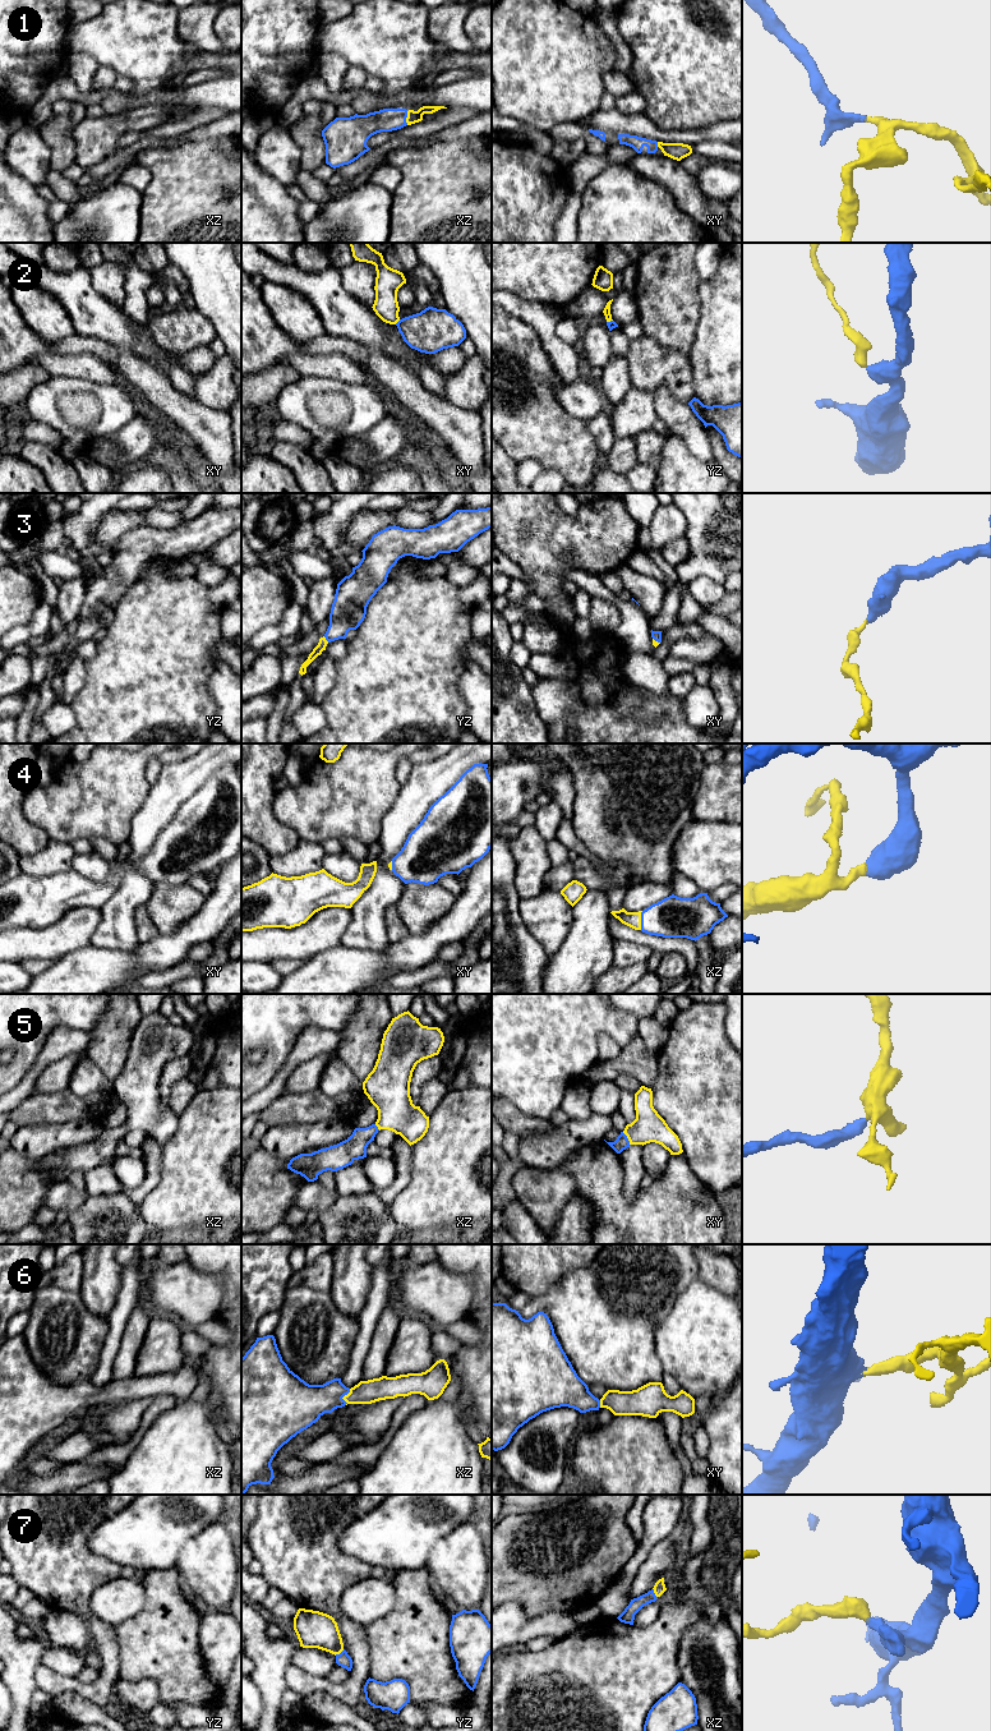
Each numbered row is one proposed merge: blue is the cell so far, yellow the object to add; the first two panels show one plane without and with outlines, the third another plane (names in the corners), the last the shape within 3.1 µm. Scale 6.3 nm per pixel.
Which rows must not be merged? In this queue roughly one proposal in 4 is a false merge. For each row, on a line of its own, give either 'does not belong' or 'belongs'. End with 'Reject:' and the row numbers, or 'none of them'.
1: belongs
2: does not belong
3: belongs
4: belongs
5: belongs
6: belongs
7: belongs
Reject: 2

